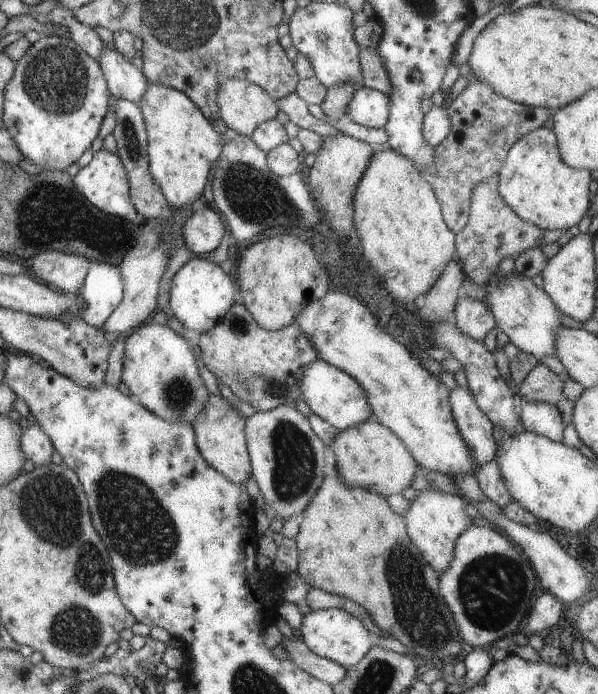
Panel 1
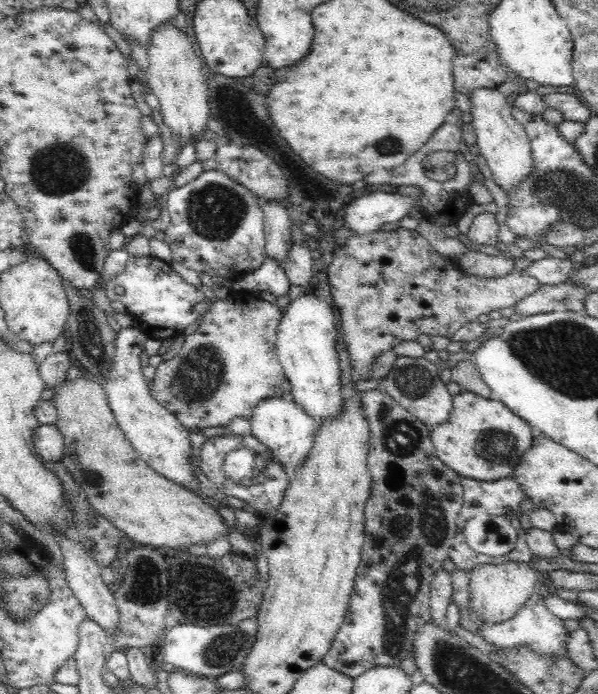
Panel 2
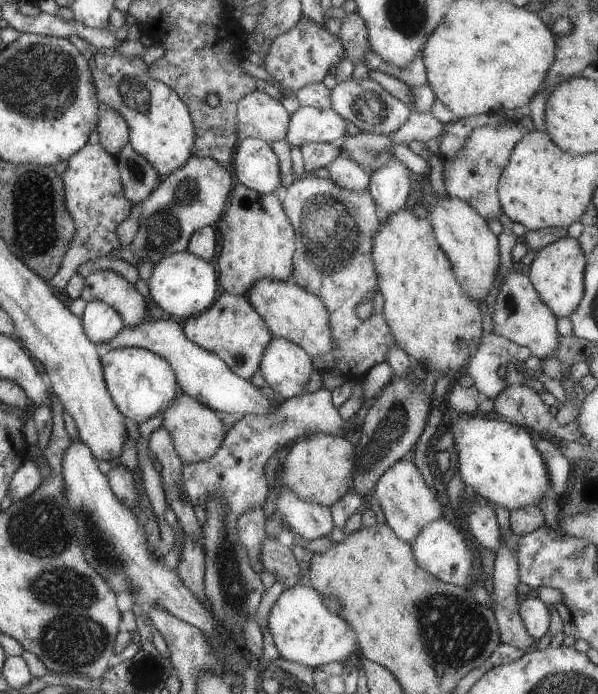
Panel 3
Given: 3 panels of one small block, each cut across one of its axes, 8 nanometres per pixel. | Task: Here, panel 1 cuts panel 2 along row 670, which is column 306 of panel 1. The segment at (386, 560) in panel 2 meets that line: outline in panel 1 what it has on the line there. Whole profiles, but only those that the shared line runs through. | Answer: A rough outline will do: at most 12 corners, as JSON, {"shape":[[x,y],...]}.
{"shape":[[242,304],[199,338],[204,365],[256,412],[303,398],[320,360],[294,323]]}

